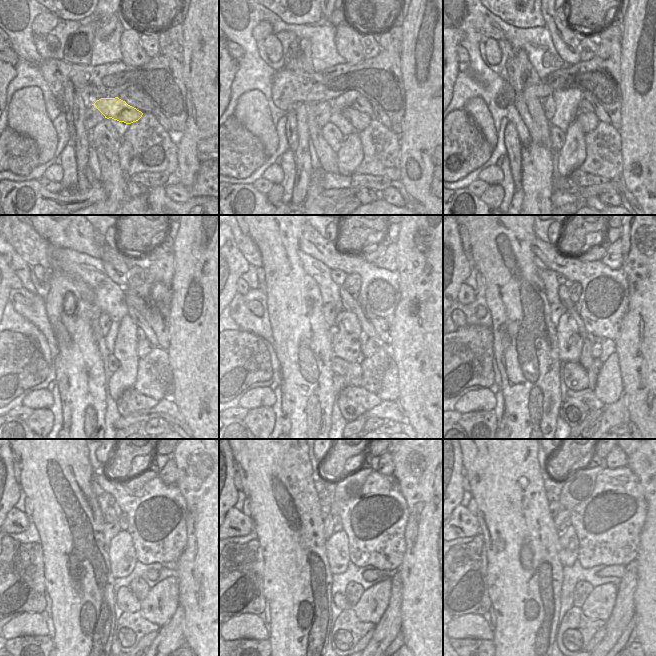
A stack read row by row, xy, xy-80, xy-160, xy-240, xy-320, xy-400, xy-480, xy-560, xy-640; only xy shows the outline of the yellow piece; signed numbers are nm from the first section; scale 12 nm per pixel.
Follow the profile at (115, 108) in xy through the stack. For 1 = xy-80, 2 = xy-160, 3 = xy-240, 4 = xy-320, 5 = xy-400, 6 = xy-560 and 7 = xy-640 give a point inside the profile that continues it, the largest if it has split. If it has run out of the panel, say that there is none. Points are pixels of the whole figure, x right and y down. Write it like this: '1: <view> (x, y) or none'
1: xy-80 (359, 121)
2: xy-160 (588, 121)
3: xy-240 (144, 347)
4: xy-320 (372, 345)
5: xy-400 (596, 350)
6: xy-560 (371, 575)
7: xy-640 (615, 570)

